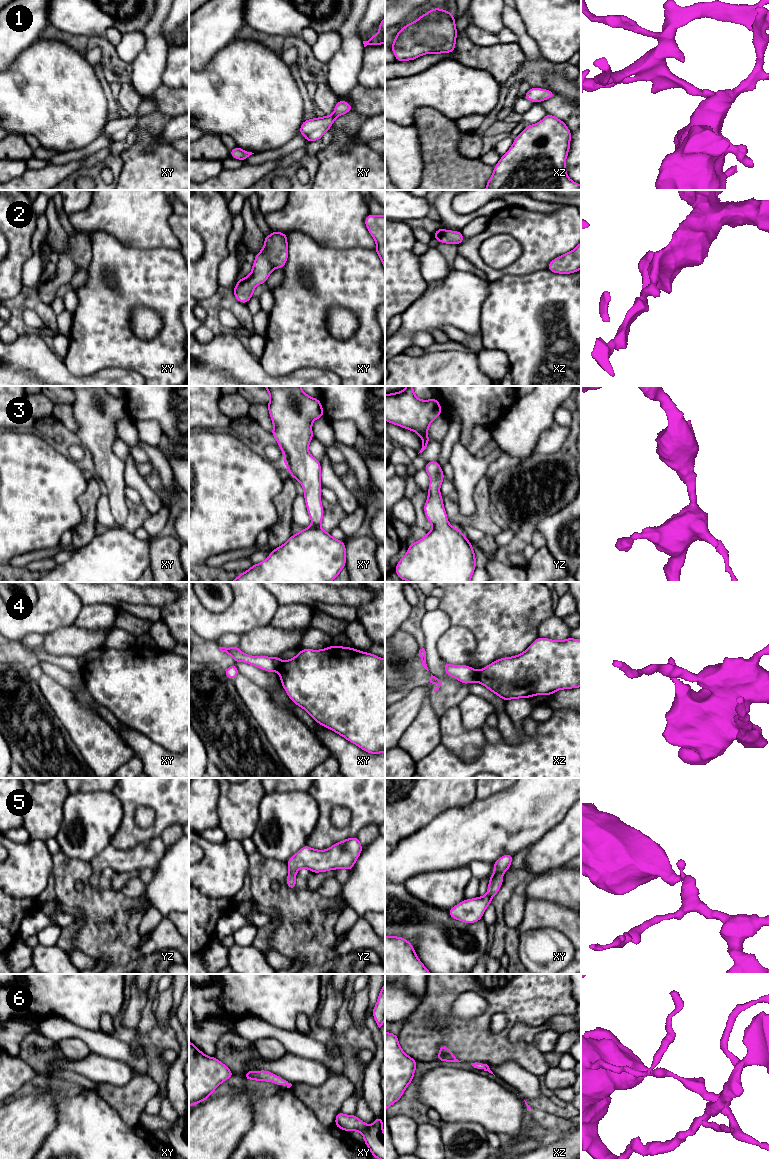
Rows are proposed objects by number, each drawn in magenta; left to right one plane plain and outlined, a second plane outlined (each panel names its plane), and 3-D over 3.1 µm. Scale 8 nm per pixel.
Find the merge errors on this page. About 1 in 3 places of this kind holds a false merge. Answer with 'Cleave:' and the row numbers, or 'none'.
Cleave: 4

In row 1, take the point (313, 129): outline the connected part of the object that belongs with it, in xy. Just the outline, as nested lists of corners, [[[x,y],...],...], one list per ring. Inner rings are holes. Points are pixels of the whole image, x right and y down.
[[[339,100],[335,105],[332,115],[304,120],[301,124],[299,134],[306,138],[307,143],[317,141],[326,134],[337,117],[351,111],[353,111],[353,108],[350,103]]]

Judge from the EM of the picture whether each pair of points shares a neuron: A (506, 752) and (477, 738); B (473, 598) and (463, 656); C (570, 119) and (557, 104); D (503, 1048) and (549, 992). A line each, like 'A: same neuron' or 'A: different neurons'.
A: different neurons
B: different neurons
C: same neuron
D: same neuron

